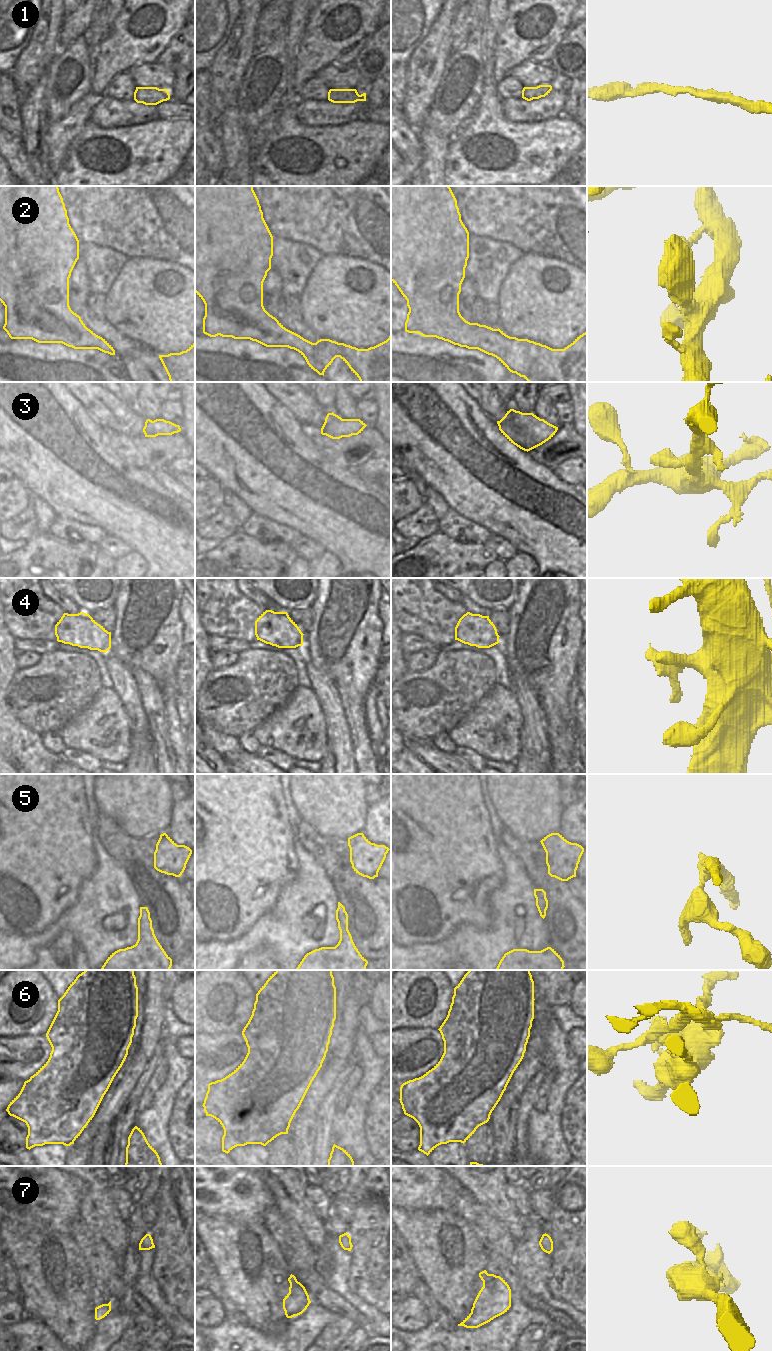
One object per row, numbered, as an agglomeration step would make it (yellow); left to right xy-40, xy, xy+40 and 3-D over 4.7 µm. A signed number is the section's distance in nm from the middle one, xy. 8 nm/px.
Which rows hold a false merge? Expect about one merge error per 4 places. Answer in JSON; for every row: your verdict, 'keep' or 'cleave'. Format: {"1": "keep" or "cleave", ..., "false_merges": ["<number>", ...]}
{"1": "keep", "2": "keep", "3": "keep", "4": "keep", "5": "keep", "6": "cleave", "7": "keep", "false_merges": ["6"]}

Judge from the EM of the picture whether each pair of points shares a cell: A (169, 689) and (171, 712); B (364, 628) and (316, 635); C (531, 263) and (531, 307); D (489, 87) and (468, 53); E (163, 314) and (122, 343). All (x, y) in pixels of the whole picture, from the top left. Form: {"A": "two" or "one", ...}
{"A": "two", "B": "one", "C": "one", "D": "two", "E": "two"}

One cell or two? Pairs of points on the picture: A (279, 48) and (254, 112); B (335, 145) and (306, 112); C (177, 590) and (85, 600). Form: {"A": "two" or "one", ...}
{"A": "one", "B": "two", "C": "two"}

